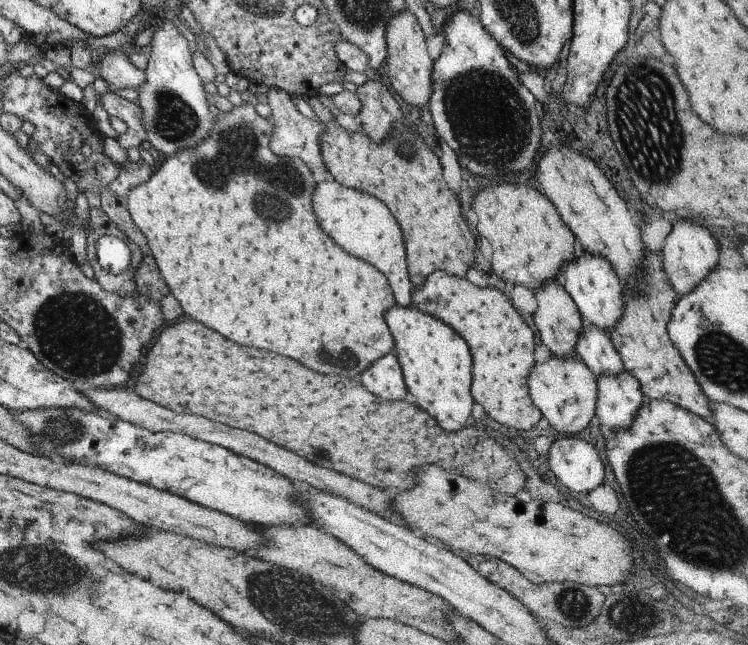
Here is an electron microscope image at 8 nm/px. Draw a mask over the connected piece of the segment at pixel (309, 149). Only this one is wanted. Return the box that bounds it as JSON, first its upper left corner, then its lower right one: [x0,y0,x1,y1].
[263,87,324,171]

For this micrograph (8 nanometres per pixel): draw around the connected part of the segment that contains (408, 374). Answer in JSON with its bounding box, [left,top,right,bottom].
[384,304,474,433]

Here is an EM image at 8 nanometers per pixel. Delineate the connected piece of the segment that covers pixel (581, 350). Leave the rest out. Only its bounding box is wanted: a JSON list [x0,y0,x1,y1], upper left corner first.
[575,320,624,378]

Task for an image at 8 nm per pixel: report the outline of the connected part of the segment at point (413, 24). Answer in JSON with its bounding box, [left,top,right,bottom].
[384,10,432,108]

